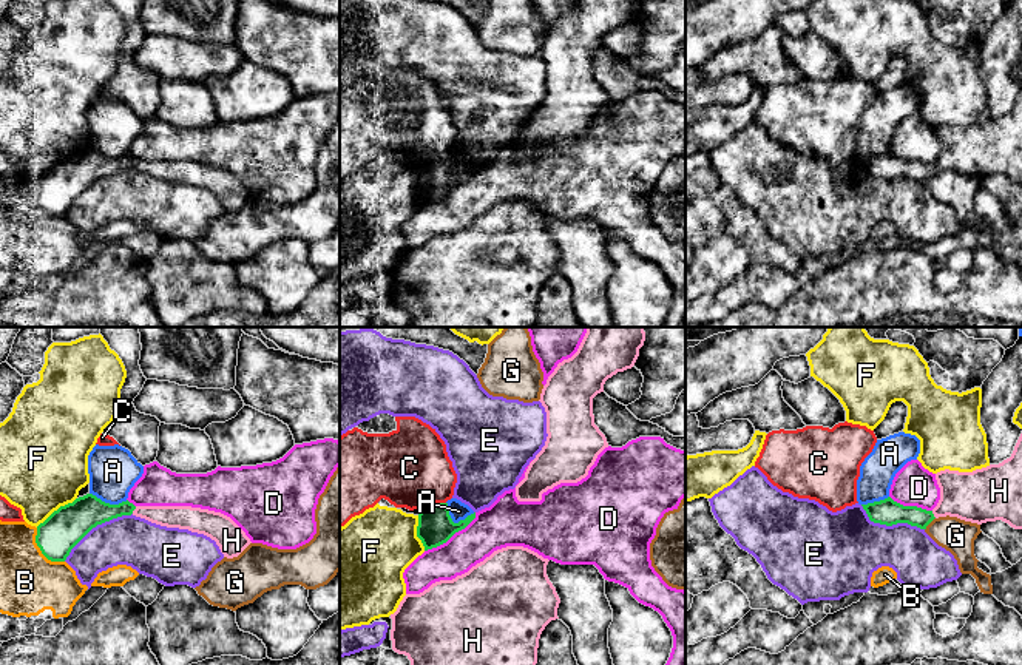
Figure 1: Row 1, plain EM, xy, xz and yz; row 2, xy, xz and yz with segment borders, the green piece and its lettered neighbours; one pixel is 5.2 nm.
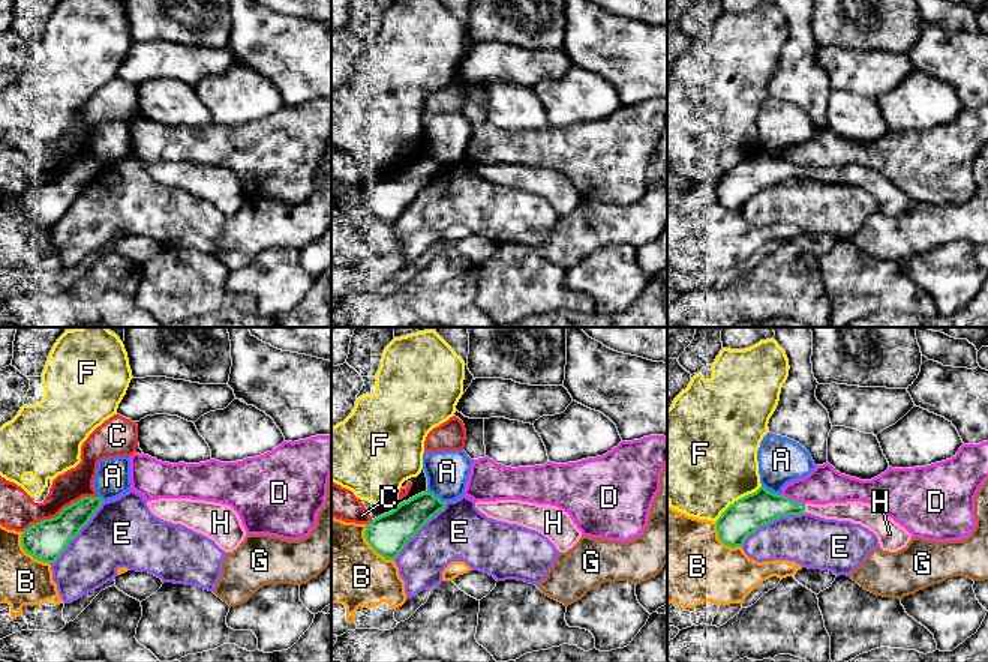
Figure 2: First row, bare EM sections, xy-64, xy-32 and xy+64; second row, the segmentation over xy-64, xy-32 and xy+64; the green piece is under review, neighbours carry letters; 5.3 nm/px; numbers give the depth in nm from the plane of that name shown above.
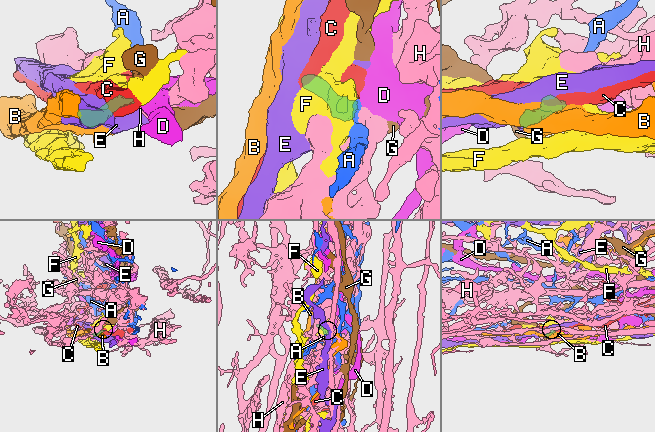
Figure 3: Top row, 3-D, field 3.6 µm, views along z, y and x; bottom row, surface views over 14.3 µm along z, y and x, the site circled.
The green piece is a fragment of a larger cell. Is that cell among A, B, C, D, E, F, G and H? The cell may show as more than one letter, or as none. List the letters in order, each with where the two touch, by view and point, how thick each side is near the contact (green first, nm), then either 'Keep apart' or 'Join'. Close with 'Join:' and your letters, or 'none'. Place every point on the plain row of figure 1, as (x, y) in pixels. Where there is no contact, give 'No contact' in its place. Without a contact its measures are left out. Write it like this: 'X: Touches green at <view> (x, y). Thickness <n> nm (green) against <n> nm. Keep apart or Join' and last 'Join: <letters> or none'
A: Touches green at xz (453, 176). Thickness 190 nm (green) against 100 nm. Keep apart
B: Touches green at xy (40, 204). Thickness 200 nm (green) against 320 nm. Keep apart
C: Touches green at xz (434, 158). Thickness 190 nm (green) against 420 nm. Keep apart
D: Touches green at xz (451, 190). Thickness 190 nm (green) against 220 nm. Keep apart
E: Touches green at xy (96, 179). Thickness 200 nm (green) against 260 nm. Keep apart
F: Touches green at xy (57, 164). Thickness 200 nm (green) against 460 nm. Keep apart
G: Touches green at yz (930, 176). Thickness 130 nm (green) against 180 nm. Keep apart
H: Touches green at xy (135, 162). Thickness 170 nm (green) against 120 nm. Join
Join: H

